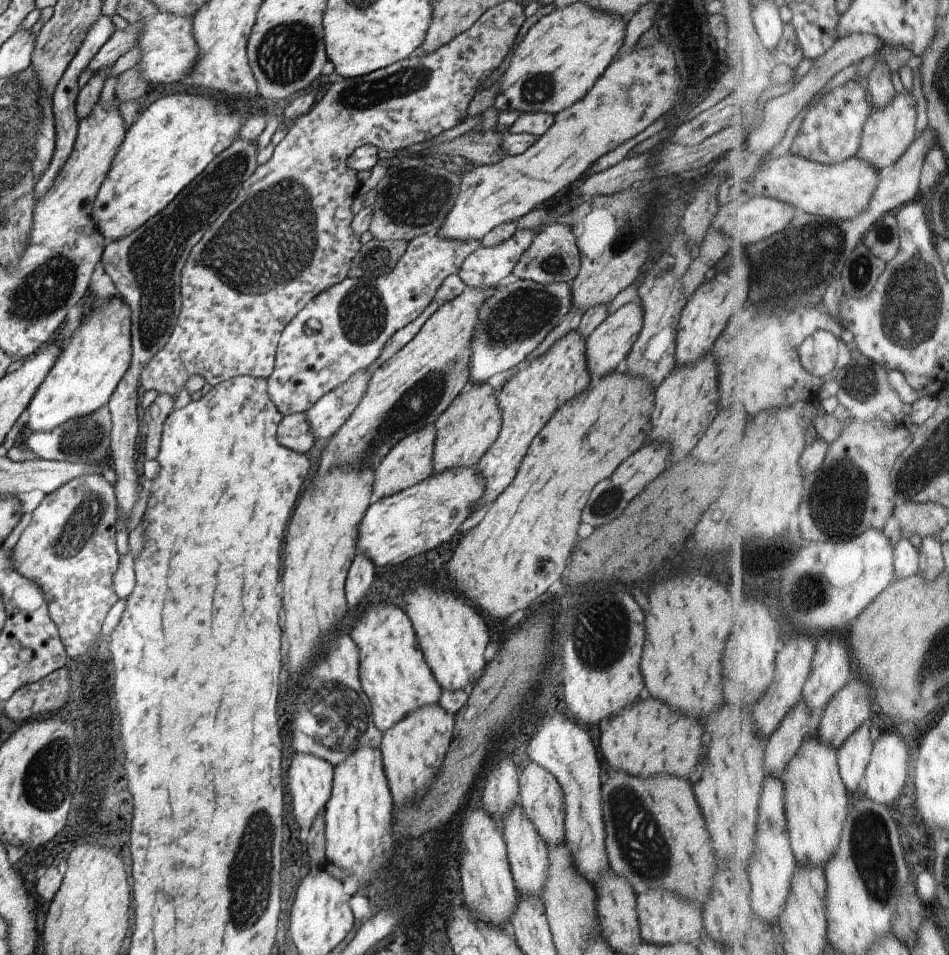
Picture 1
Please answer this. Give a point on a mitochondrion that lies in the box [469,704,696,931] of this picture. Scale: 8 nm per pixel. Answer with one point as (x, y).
(632, 835)

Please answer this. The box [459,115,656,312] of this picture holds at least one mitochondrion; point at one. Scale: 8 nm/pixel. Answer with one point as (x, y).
(555, 263)

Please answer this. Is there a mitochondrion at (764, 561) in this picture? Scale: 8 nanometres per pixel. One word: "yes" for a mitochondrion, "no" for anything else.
yes

